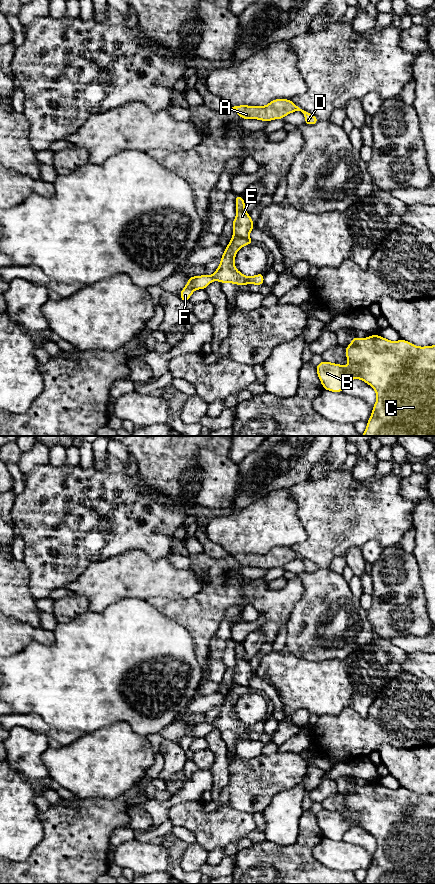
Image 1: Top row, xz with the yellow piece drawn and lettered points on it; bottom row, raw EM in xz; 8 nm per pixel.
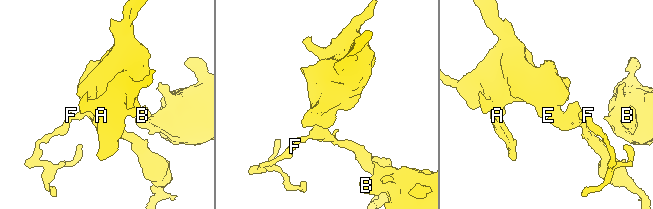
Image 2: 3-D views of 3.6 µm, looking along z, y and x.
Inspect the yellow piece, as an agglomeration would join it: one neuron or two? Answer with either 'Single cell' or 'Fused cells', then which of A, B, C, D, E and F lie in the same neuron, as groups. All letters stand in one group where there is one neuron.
Fused cells. Groups: A D E / B C F

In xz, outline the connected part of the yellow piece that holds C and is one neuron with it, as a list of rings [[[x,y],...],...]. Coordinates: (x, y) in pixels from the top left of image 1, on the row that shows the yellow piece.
[[[378,334],[370,335],[364,339],[354,336],[351,338],[351,341],[351,345],[345,346],[346,358],[349,363],[347,367],[325,360],[315,367],[324,390],[332,391],[334,393],[343,392],[344,386],[352,379],[361,379],[375,390],[377,399],[373,406],[371,416],[367,421],[366,430],[361,436],[435,436],[435,345],[419,347],[403,339],[395,342],[390,341]]]

